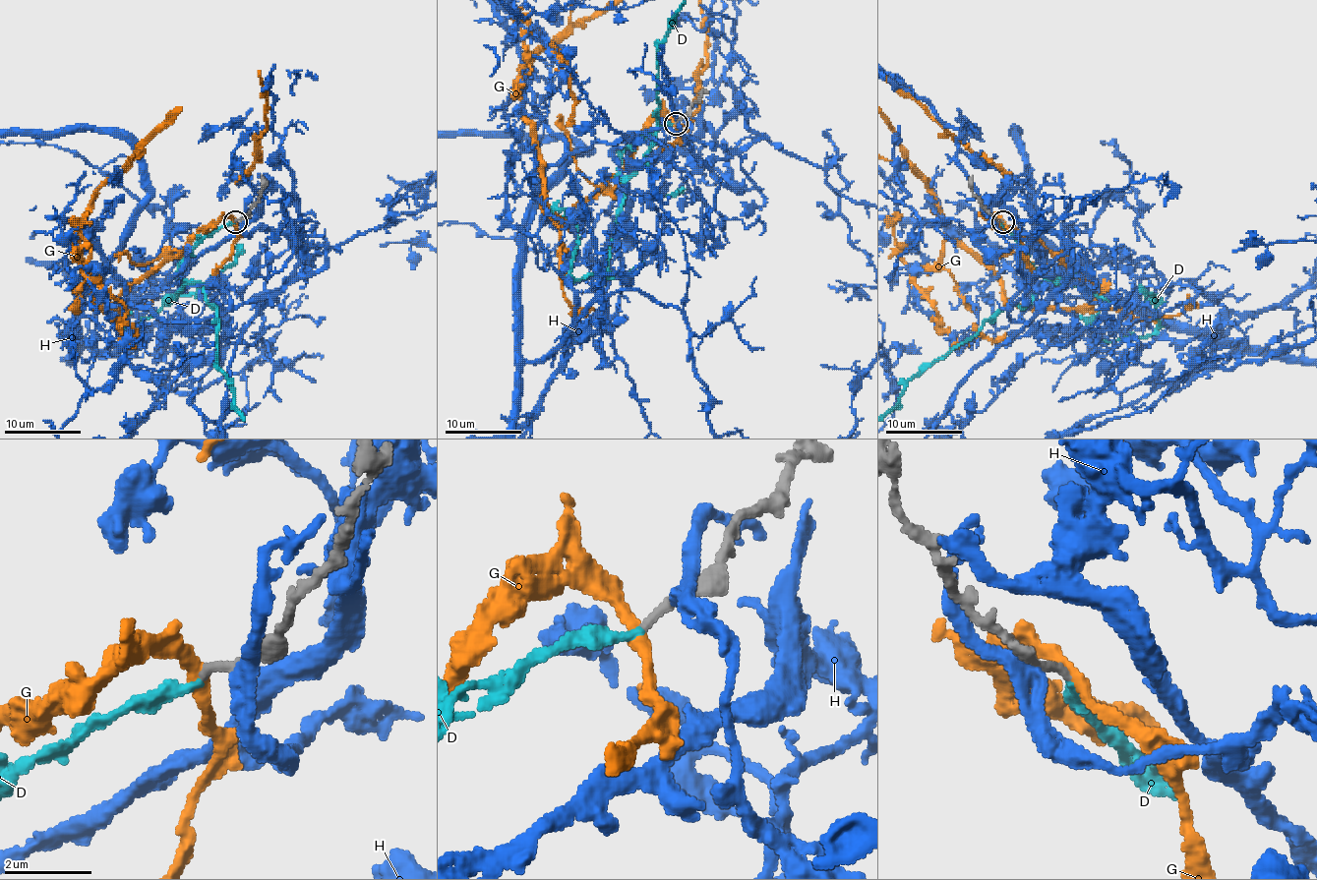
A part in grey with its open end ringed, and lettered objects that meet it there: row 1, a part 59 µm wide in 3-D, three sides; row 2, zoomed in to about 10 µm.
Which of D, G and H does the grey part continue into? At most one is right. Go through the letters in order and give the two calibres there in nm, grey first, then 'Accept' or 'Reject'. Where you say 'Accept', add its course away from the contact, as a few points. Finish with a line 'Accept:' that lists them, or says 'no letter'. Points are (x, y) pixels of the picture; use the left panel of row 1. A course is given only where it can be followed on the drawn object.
D: Thickness 220 nm (grey) against 240 nm. Accept. Its course: (235, 221), (208, 233), (177, 276), (203, 288), (215, 308), (217, 365), (233, 405)
G: Thickness 220 nm (grey) against 320 nm. Reject
H: Thickness 320 nm (grey) against 320 nm. Reject
Accept: D

